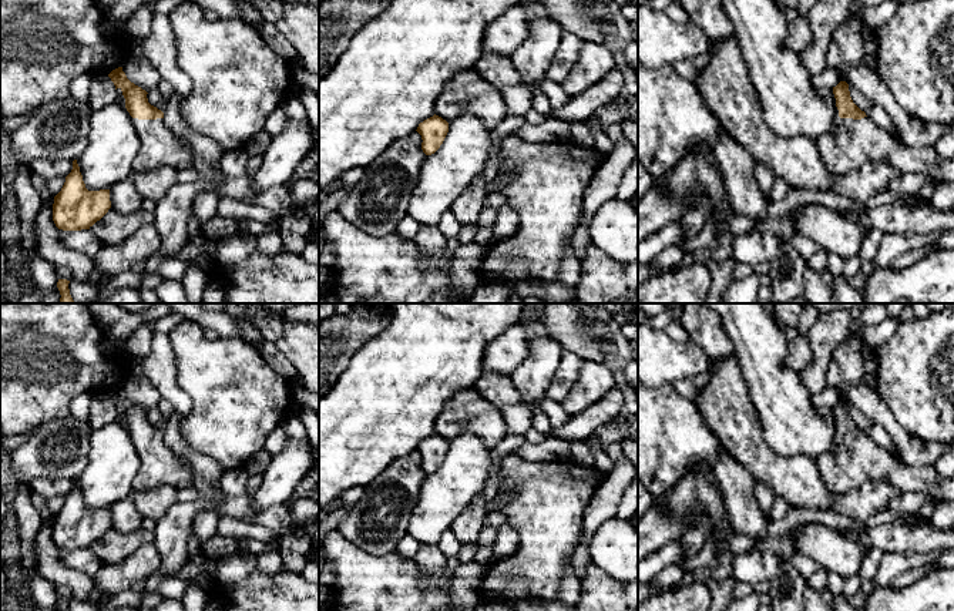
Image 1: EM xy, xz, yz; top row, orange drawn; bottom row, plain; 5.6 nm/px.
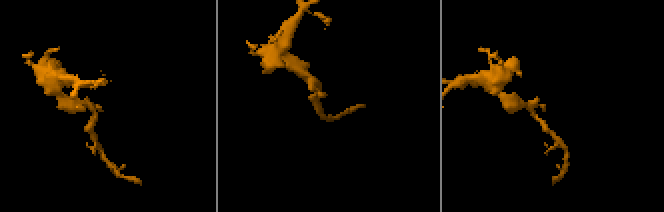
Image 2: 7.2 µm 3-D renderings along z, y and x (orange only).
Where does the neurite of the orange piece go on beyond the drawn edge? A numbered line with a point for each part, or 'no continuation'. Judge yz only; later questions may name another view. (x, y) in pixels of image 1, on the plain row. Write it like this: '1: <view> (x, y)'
1: yz (852, 462)

